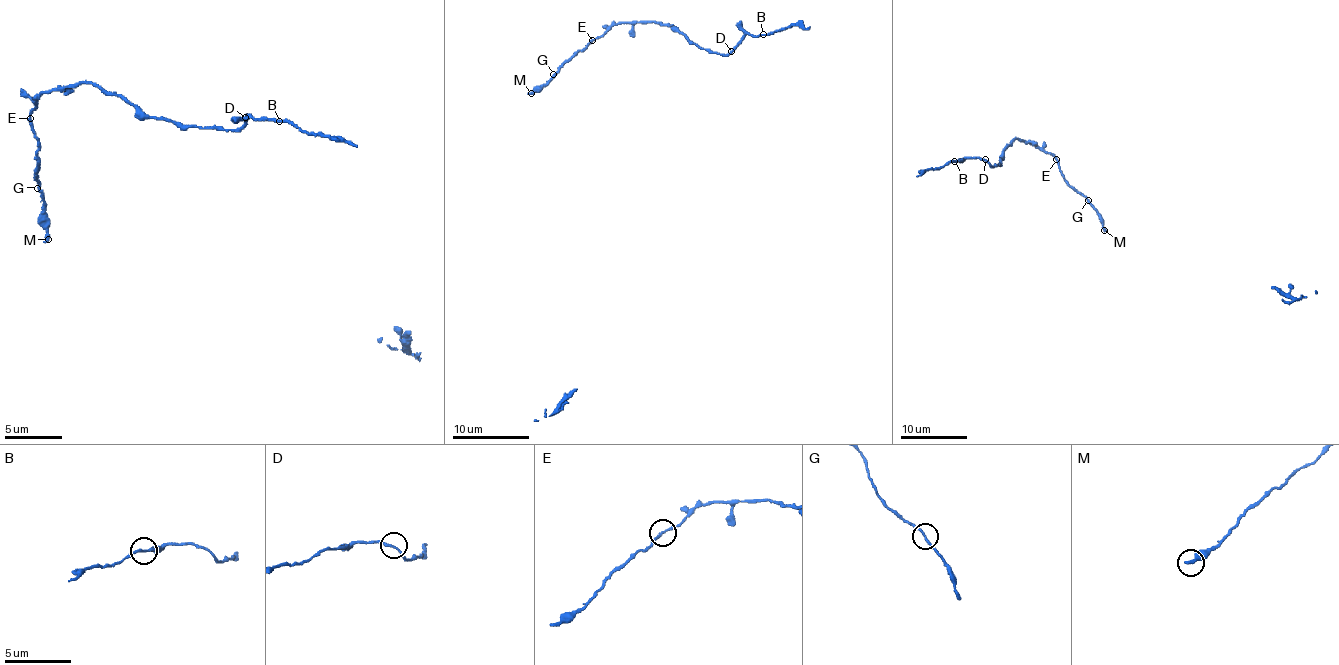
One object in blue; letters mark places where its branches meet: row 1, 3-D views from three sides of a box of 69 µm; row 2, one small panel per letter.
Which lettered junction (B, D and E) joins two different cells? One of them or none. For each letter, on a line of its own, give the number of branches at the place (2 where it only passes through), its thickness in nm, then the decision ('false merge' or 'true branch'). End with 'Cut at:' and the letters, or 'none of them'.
B: 2 branches meet; 160 nm thick; true branch
D: 2 branches meet; 170 nm thick; true branch
E: 2 branches meet; 160 nm thick; true branch
Cut at: none of them

